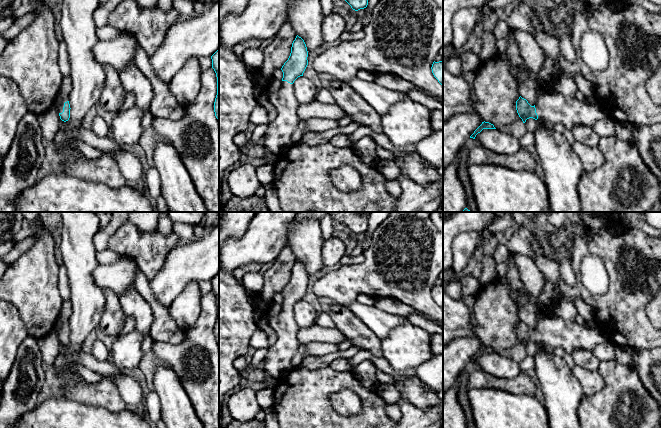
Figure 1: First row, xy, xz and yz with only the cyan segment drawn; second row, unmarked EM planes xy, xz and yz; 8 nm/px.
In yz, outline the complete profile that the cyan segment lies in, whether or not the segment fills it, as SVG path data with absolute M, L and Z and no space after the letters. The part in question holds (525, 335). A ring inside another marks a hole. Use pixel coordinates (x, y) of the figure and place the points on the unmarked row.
M543 316L531 330L521 320L516 325L516 334L523 347L527 343L544 343L549 348L562 347L566 353L575 349L592 351L597 345L609 342L609 338L598 328L588 328L575 321Z

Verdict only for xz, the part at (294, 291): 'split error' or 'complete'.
split error

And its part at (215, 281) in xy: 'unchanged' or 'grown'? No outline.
unchanged

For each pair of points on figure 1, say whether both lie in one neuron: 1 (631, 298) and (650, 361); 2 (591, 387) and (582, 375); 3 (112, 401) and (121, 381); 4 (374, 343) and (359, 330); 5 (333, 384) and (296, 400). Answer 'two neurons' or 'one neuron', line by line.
1: two neurons
2: one neuron
3: two neurons
4: one neuron
5: one neuron

